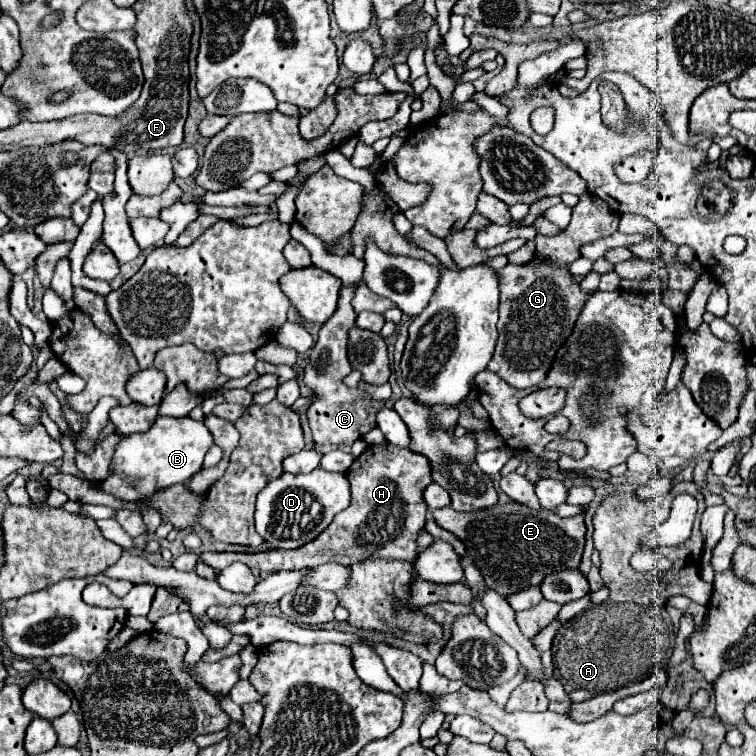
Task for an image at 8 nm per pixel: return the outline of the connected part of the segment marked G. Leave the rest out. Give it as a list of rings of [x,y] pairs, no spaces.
[[[584,193],[580,197],[580,203],[572,209],[572,219],[568,223],[566,229],[562,229],[556,235],[536,235],[536,255],[542,261],[536,267],[530,265],[512,265],[508,263],[504,269],[498,271],[500,275],[500,321],[498,321],[498,341],[496,341],[496,349],[494,355],[490,359],[488,369],[498,373],[504,381],[508,381],[514,387],[530,387],[540,383],[548,369],[552,367],[554,355],[558,351],[558,347],[568,339],[568,335],[572,333],[572,327],[586,303],[586,299],[592,293],[582,291],[582,287],[574,281],[572,273],[568,271],[568,265],[572,261],[576,261],[580,257],[580,247],[586,243],[592,243],[596,239],[608,237],[612,233],[618,231],[618,221],[620,217],[614,215],[614,211],[608,209],[606,201],[602,201],[600,197],[594,197],[592,193]]]

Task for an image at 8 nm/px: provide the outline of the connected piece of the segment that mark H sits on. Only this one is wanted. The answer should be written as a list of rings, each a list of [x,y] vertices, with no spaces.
[[[388,441],[380,445],[370,445],[364,449],[360,457],[354,459],[350,469],[346,471],[348,481],[352,485],[352,503],[346,511],[338,513],[334,521],[318,535],[314,541],[300,549],[284,551],[272,549],[266,553],[202,553],[200,559],[222,571],[232,563],[240,561],[250,569],[260,571],[290,571],[290,569],[306,569],[318,567],[322,563],[342,563],[354,565],[366,559],[404,559],[414,563],[418,555],[416,537],[426,521],[426,503],[422,499],[422,491],[432,483],[430,463],[424,455],[412,453],[410,449],[402,449],[398,445],[390,445]]]

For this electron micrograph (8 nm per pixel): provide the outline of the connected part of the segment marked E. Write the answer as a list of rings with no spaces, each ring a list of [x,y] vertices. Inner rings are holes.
[[[516,501],[470,513],[442,507],[436,509],[432,517],[442,529],[454,533],[466,545],[466,551],[480,569],[486,585],[502,597],[528,587],[538,587],[546,575],[560,569],[576,569],[580,565],[586,541],[586,525],[582,515],[562,519],[556,513],[542,509],[536,511]]]

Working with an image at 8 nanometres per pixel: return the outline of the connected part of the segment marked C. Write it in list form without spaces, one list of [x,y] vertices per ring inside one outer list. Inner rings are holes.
[[[342,285],[338,309],[322,325],[318,333],[318,341],[310,353],[310,363],[306,365],[304,383],[314,393],[320,395],[320,399],[308,407],[308,421],[310,421],[310,429],[314,435],[314,443],[352,445],[356,439],[364,437],[370,429],[376,427],[376,413],[384,405],[382,401],[374,401],[368,393],[350,389],[342,383],[342,379],[352,371],[348,357],[346,357],[346,343],[348,343],[348,331],[354,327],[354,321],[356,321],[356,311],[350,305],[354,291],[356,291],[356,285]]]

